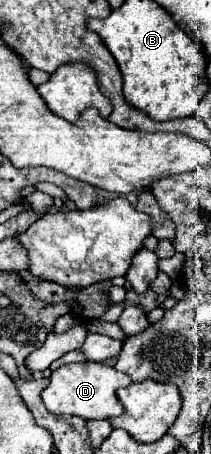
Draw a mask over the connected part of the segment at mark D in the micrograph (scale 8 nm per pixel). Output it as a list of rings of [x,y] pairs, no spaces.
[[[98,362],[66,364],[52,372],[50,384],[42,392],[42,400],[44,406],[54,414],[72,414],[72,416],[82,416],[84,420],[110,420],[124,412],[124,406],[120,404],[116,390],[130,384],[132,380],[128,374],[122,374]]]

